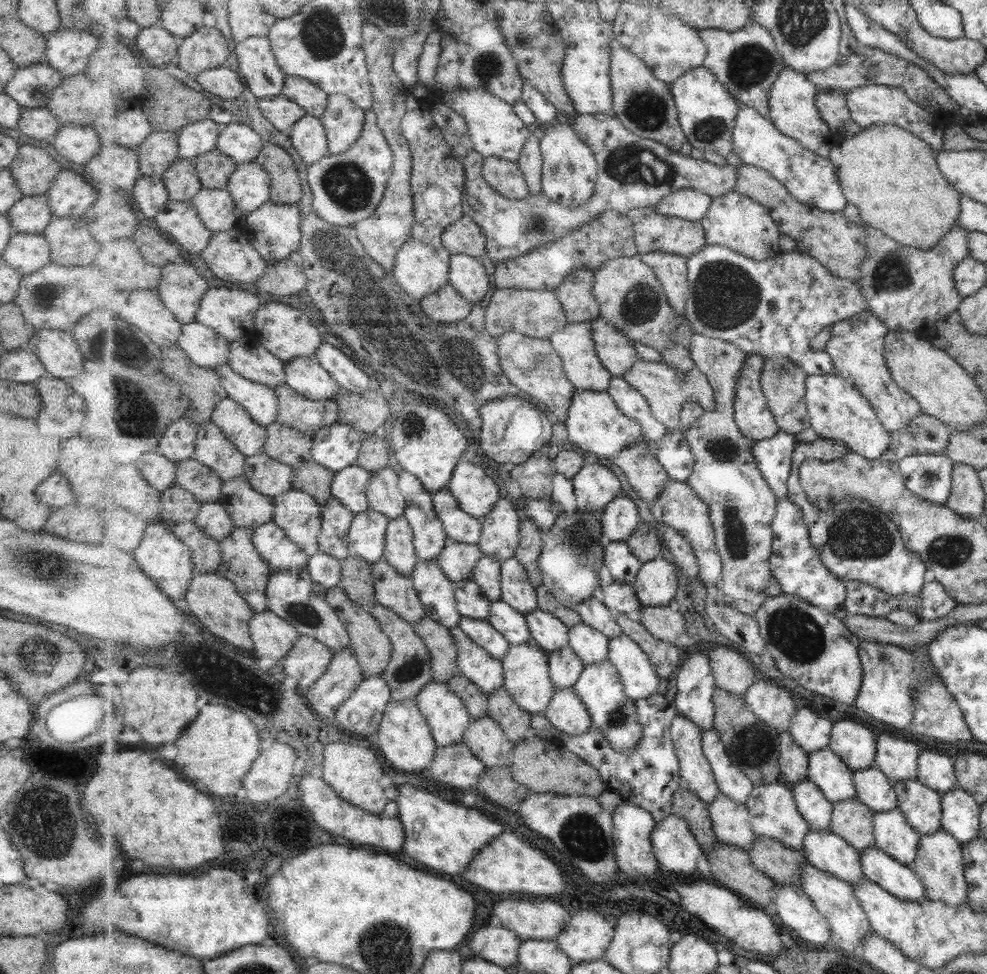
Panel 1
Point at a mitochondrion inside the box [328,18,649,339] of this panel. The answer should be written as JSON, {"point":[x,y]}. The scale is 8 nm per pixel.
{"point":[486,66]}

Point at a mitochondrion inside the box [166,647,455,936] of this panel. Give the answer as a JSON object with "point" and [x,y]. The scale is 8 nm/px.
{"point":[410,669]}

